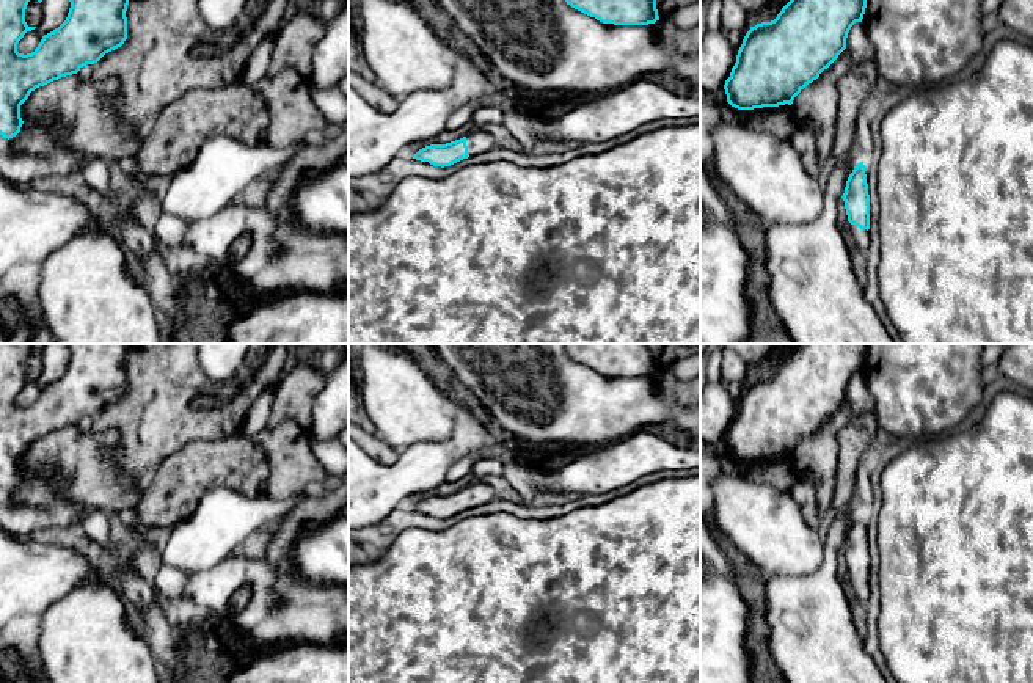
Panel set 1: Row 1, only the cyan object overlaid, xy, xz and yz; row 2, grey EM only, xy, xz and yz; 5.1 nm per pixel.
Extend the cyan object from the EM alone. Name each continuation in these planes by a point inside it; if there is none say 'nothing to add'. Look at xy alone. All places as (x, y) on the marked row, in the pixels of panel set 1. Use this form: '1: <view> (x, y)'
nothing to add

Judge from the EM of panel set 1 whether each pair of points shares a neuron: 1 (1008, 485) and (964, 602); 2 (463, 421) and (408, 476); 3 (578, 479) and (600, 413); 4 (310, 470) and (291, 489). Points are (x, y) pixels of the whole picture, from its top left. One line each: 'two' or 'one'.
1: one
2: one
3: two
4: one

